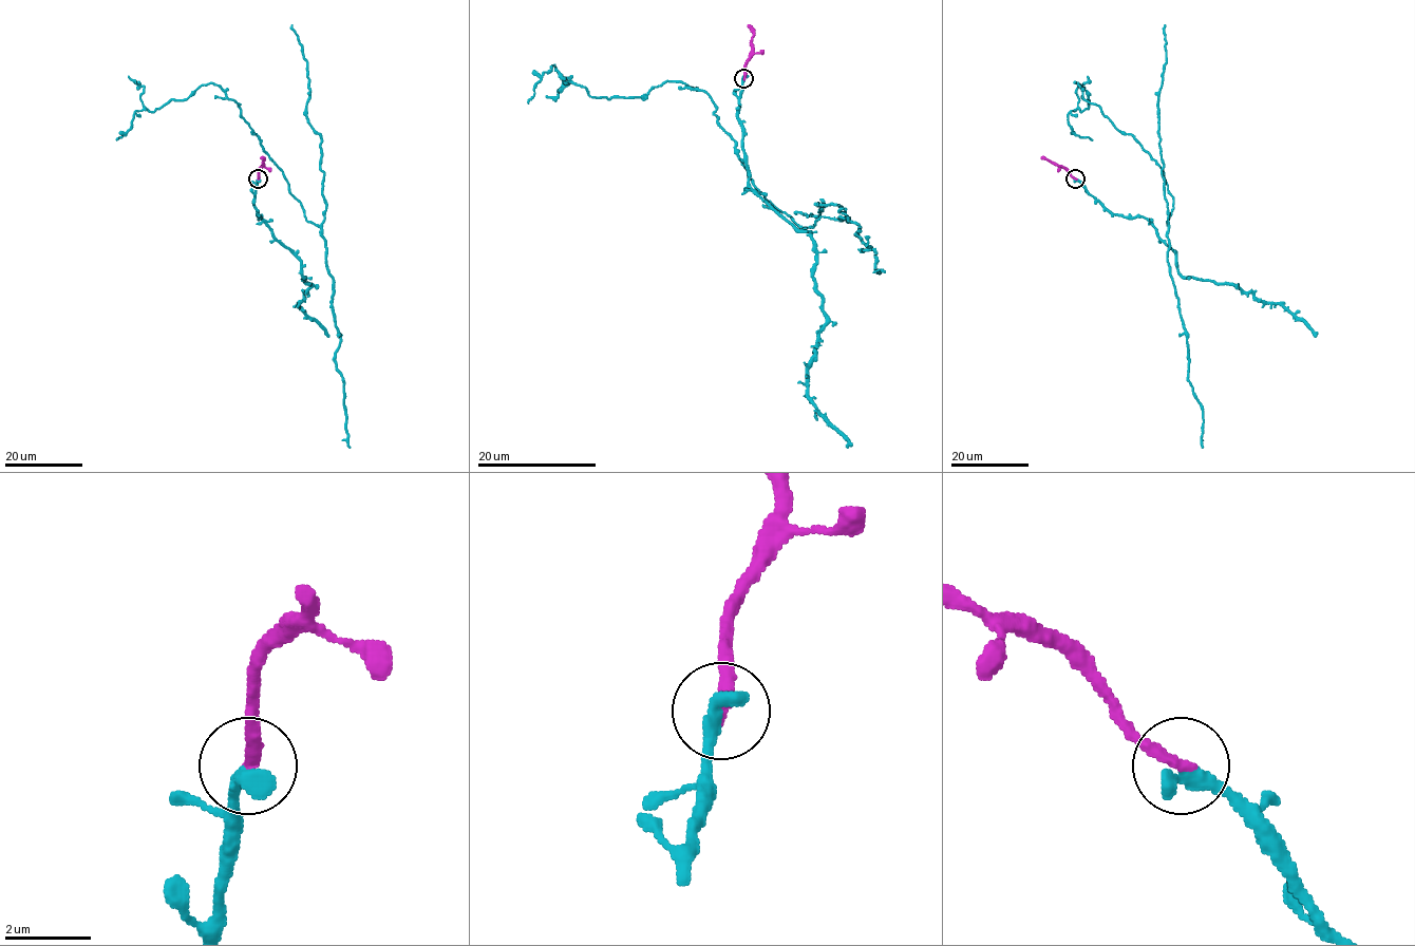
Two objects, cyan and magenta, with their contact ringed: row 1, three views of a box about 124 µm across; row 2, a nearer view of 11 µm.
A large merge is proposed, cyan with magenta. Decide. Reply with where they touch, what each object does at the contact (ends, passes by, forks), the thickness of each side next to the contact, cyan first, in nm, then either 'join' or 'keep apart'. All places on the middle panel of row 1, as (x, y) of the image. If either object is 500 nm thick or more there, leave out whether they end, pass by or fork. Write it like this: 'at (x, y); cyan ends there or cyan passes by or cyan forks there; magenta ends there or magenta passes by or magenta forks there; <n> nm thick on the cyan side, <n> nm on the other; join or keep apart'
at (743, 78); cyan ends there; magenta ends there; 480 nm thick on the cyan side, 280 nm on the other; join

